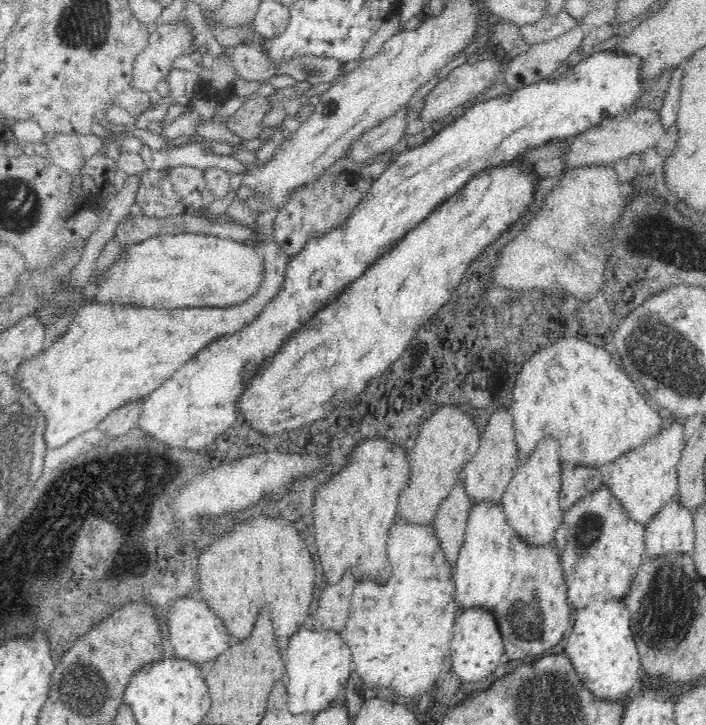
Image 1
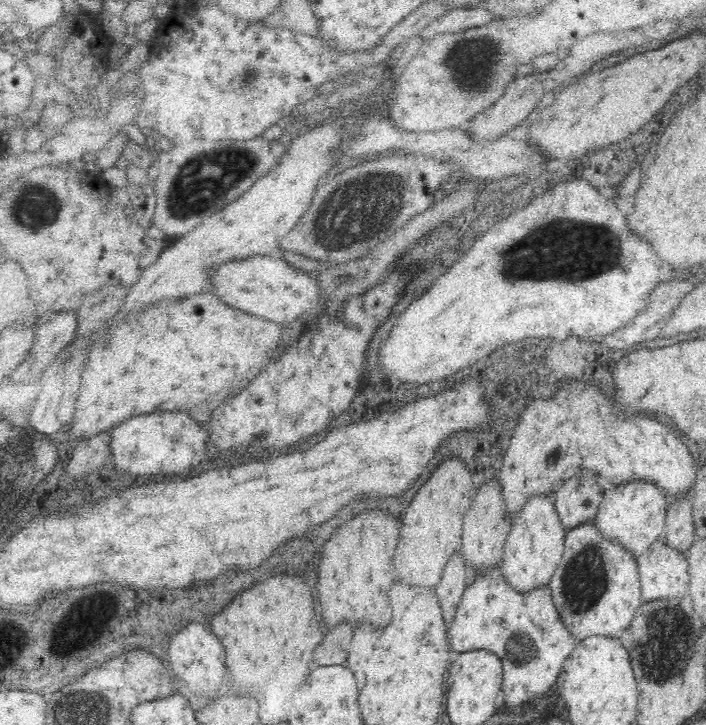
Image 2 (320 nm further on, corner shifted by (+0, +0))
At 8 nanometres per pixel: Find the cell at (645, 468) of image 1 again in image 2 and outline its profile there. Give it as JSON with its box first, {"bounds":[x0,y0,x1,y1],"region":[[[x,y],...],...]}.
{"bounds":[594,481,668,556],"region":[[[630,481],[624,486],[622,483],[620,486],[614,484],[612,488],[602,492],[604,500],[601,500],[598,514],[594,516],[597,529],[610,540],[615,540],[630,550],[634,556],[640,556],[642,552],[649,550],[662,534],[665,534],[664,518],[666,518],[666,504],[668,504],[666,496],[653,482]]]}

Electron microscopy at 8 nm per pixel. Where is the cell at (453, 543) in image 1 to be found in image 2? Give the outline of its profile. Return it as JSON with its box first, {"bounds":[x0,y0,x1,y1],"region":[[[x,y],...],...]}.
{"bounds":[436,554,466,624],"region":[[[456,554],[450,558],[448,568],[446,568],[446,580],[440,582],[440,586],[436,588],[436,594],[440,598],[440,606],[444,612],[444,620],[450,624],[452,616],[458,608],[458,602],[462,598],[466,590],[466,566],[464,566],[464,558],[460,554]]]}

